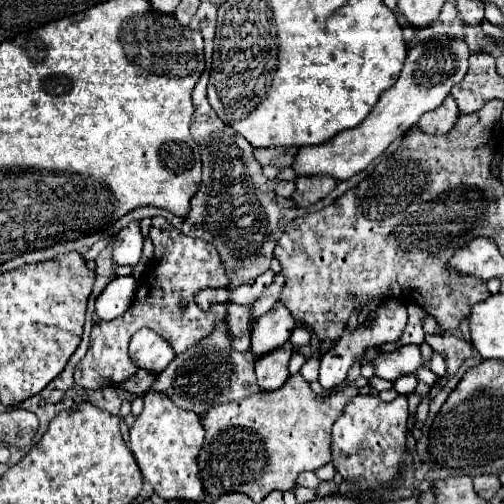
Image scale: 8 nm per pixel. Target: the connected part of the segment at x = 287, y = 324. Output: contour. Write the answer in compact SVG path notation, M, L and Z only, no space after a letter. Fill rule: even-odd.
M278 301L268 313L258 317L258 321L252 327L252 351L256 357L282 347L288 343L288 335L294 331L296 323L288 307Z

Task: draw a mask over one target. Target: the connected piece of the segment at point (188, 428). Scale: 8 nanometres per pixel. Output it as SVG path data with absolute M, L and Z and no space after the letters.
M148 391L144 411L130 427L130 449L138 461L144 479L164 501L204 501L208 491L200 477L198 453L204 443L202 417L194 411L180 409L164 393Z

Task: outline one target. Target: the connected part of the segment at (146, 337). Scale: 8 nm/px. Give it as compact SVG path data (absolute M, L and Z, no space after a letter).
M140 329L130 341L130 355L140 369L160 373L174 359L174 349L170 341L160 337L156 331Z

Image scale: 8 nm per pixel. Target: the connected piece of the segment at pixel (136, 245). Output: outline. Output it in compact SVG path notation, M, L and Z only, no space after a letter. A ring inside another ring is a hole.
M130 221L128 227L118 231L114 239L114 261L118 265L136 265L142 255L140 221Z

